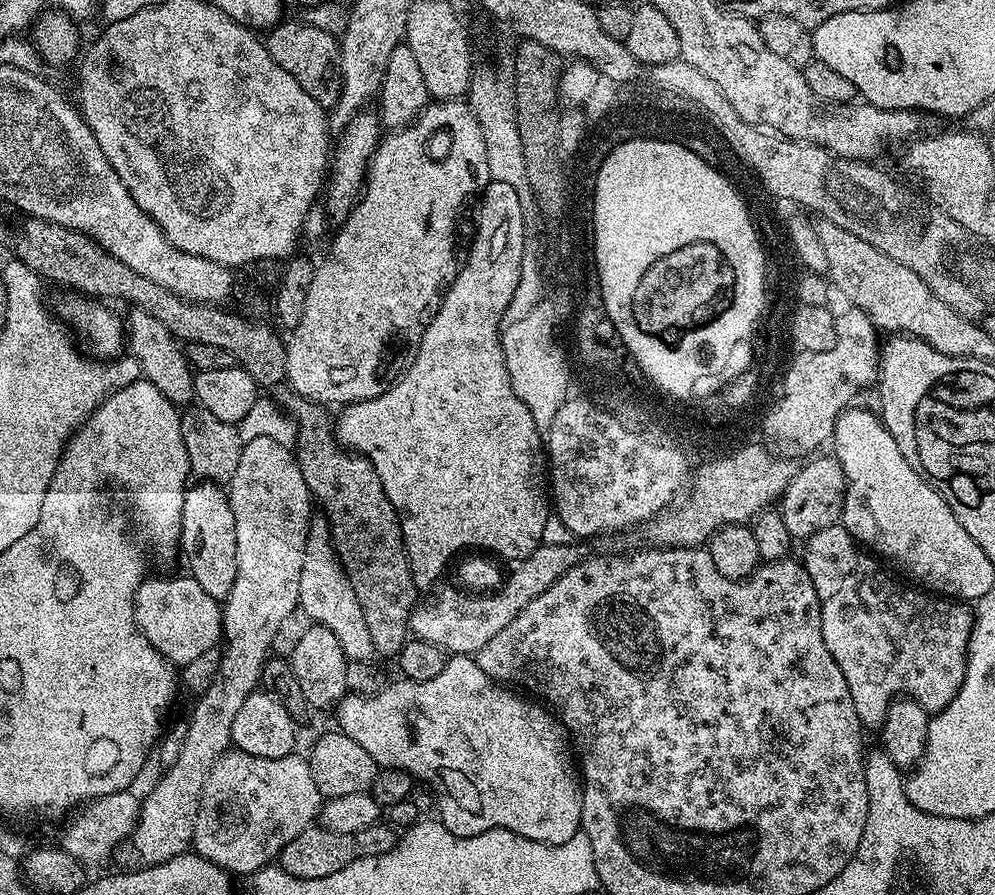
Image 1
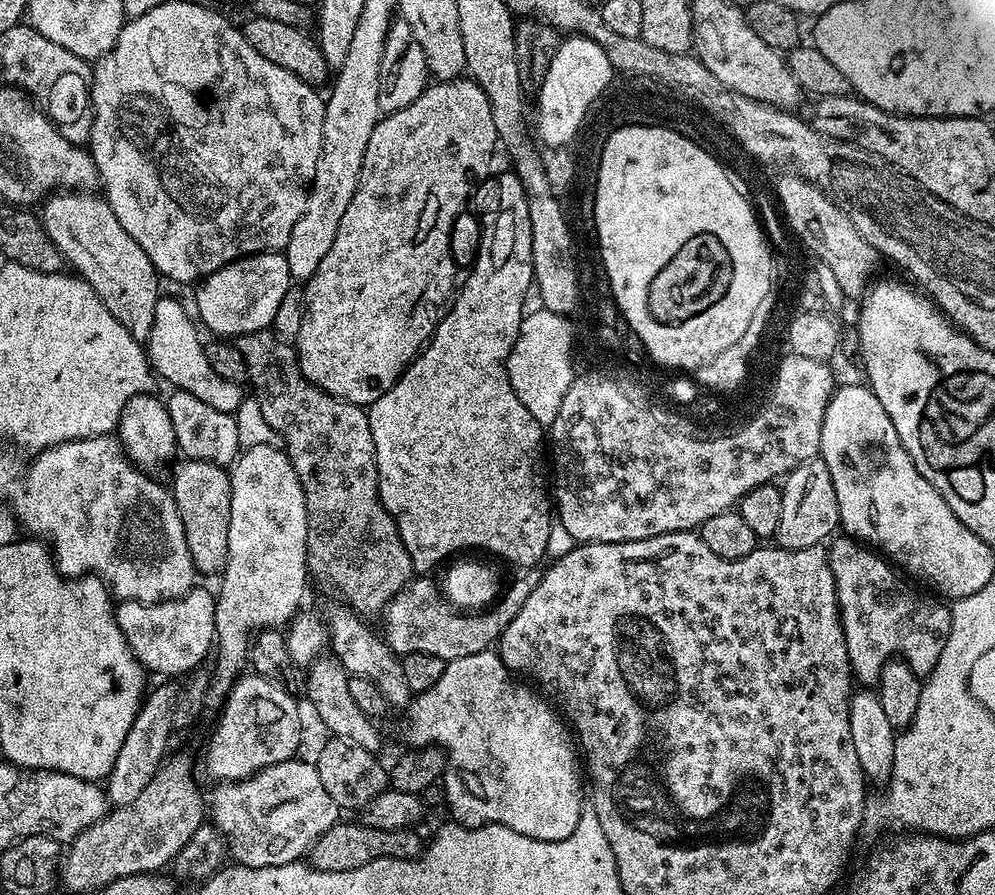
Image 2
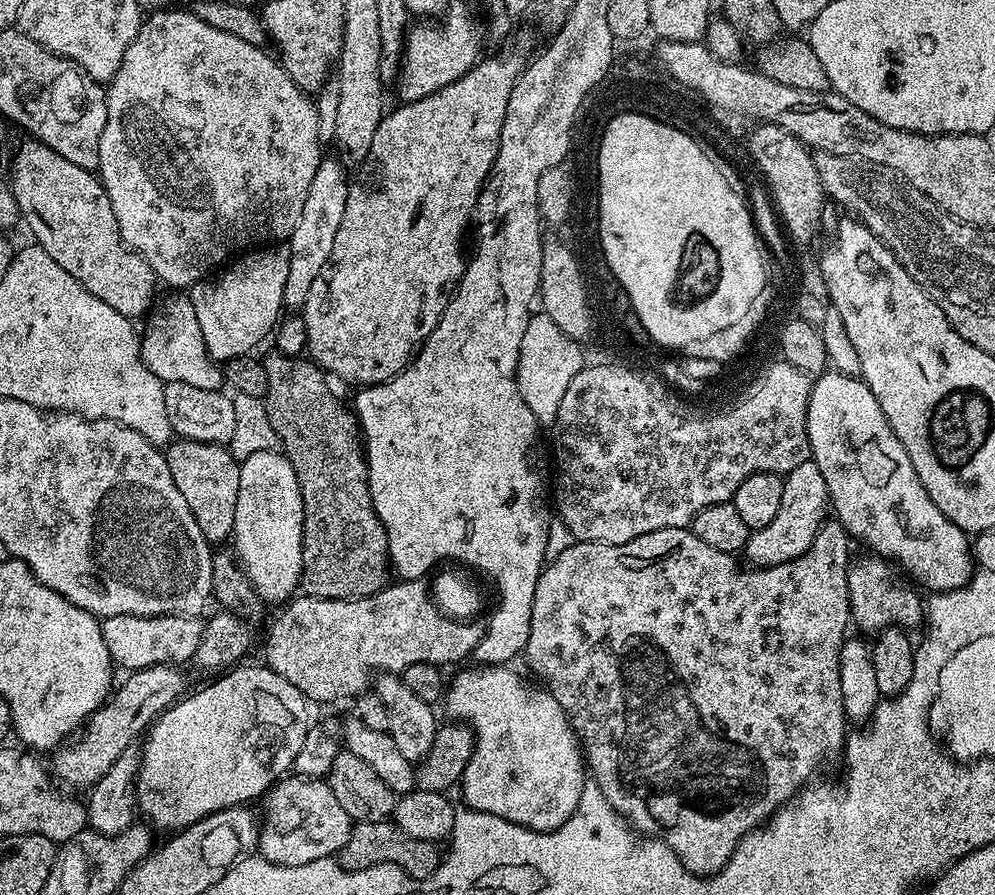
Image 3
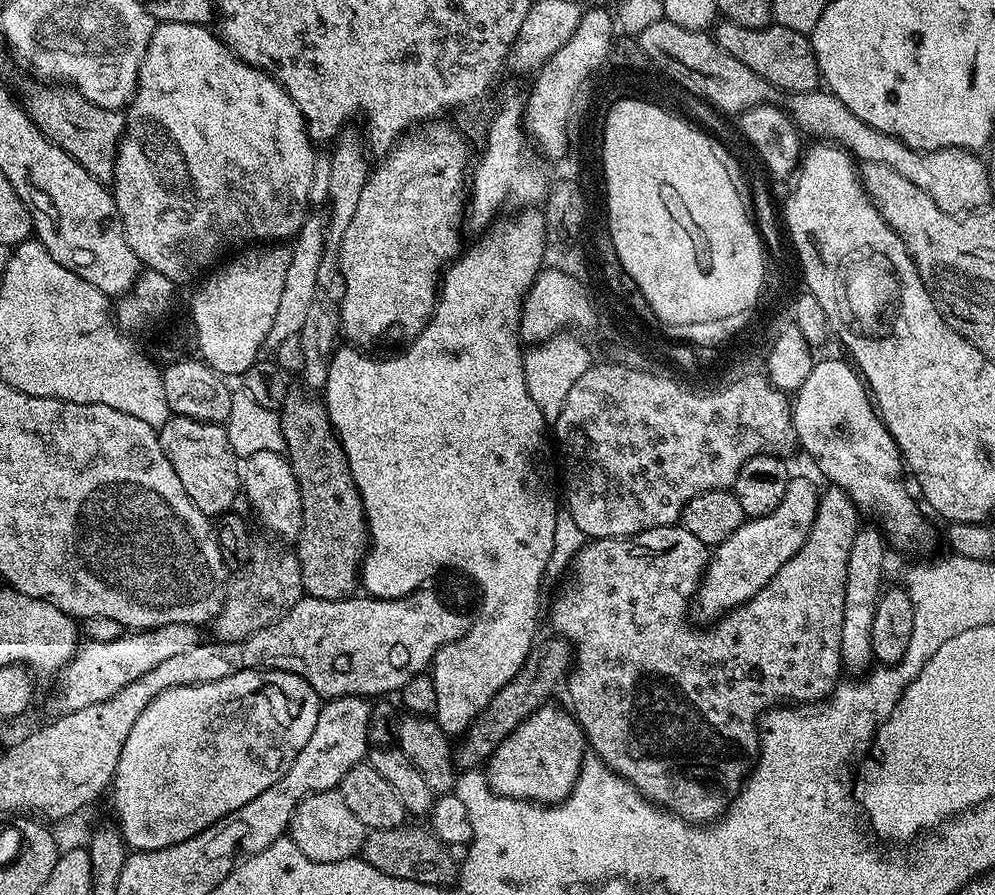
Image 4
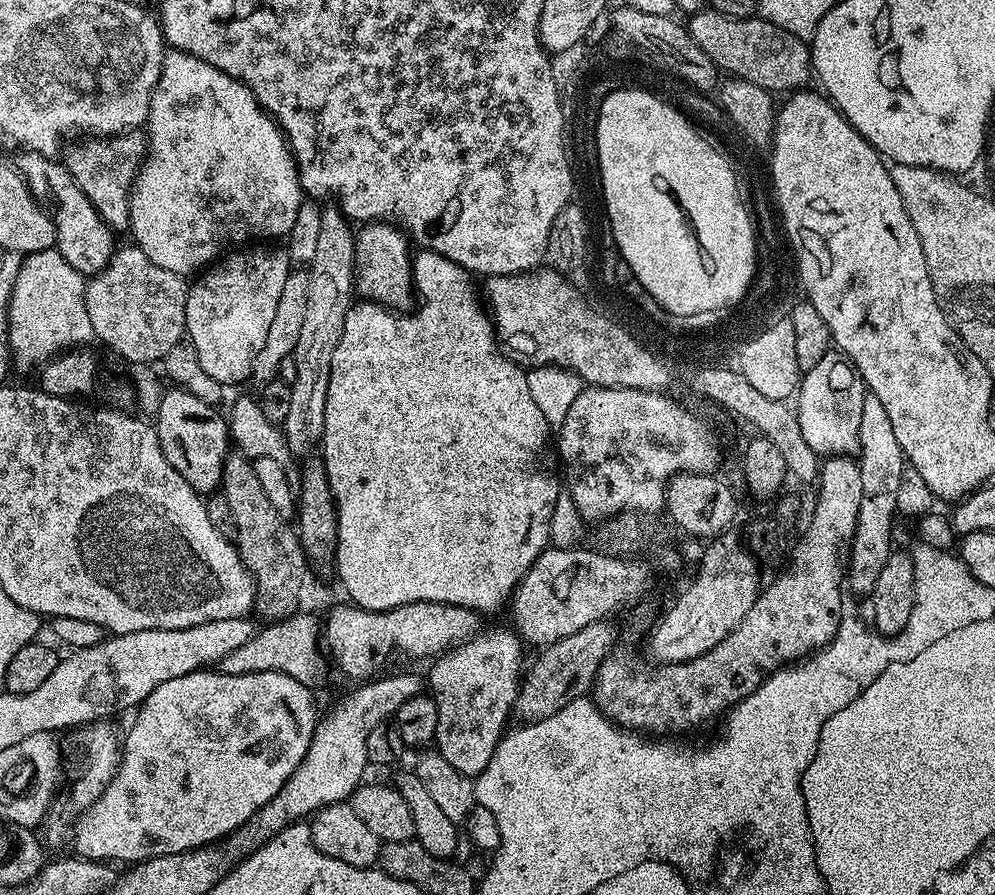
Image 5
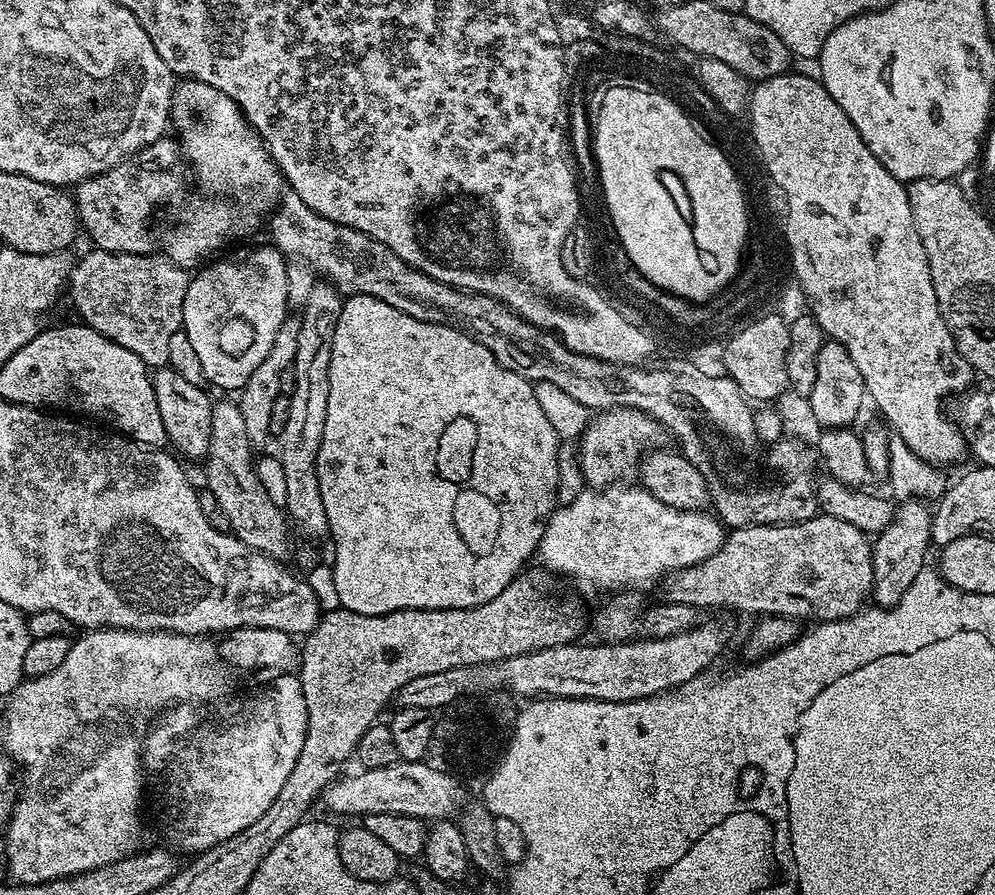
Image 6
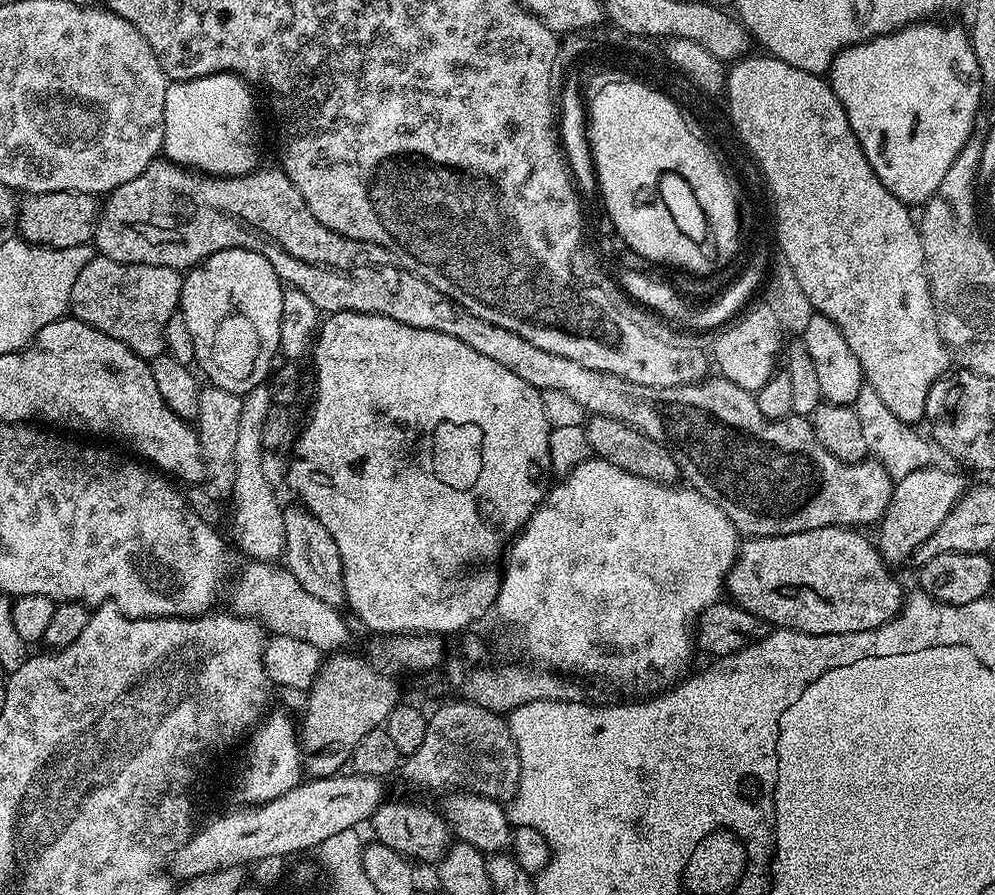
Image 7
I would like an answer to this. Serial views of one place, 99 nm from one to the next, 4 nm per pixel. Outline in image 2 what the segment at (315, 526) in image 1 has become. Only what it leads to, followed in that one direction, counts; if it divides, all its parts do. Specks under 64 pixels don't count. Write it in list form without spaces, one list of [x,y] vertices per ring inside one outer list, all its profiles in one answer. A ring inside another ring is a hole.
[[[339,606],[332,613],[327,613],[326,623],[330,639],[330,652],[340,661],[342,667],[348,671],[349,676],[370,678],[378,690],[382,690],[382,698],[386,698],[389,709],[403,709],[411,701],[413,693],[410,686],[406,686],[406,678],[402,675],[401,657],[392,651],[392,647],[380,635],[367,628],[357,613],[347,606]]]

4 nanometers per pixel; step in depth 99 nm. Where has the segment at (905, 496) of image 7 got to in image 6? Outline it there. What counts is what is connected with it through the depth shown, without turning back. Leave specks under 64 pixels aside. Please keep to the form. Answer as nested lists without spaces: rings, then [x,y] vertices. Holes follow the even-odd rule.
[[[908,498],[895,509],[895,516],[872,544],[872,595],[877,608],[893,608],[902,602],[906,590],[910,590],[910,582],[918,578],[918,574],[926,567],[924,560],[928,556],[932,539],[932,512],[923,499]]]

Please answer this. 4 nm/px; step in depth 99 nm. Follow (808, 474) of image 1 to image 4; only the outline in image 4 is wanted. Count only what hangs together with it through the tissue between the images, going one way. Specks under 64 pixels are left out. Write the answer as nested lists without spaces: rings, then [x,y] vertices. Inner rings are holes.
[[[793,475],[786,486],[786,495],[778,507],[770,510],[765,516],[753,516],[745,519],[738,530],[726,542],[715,545],[708,557],[708,566],[704,569],[704,577],[700,587],[690,604],[690,616],[697,625],[708,626],[745,604],[798,550],[802,550],[802,542],[810,534],[810,526],[814,526],[816,511],[820,505],[820,492],[804,476]]]

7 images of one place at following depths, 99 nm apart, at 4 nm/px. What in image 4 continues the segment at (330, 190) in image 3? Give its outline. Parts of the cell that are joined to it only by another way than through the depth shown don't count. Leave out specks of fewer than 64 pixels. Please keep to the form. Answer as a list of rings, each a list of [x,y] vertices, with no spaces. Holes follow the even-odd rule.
[[[315,214],[309,215],[291,245],[290,266],[286,269],[286,283],[282,286],[282,295],[278,301],[278,311],[274,313],[274,322],[270,334],[266,334],[266,345],[274,350],[286,342],[286,338],[299,336],[302,325],[310,314],[310,306],[318,298],[318,270],[326,259],[326,224]]]

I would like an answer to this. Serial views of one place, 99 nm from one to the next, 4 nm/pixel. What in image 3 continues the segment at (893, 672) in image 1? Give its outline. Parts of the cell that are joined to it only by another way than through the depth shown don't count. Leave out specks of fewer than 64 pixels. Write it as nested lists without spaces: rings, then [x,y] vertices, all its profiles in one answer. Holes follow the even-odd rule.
[[[875,554],[864,555],[868,556],[862,557],[861,560],[853,559],[848,565],[851,623],[855,627],[857,624],[861,628],[859,629],[861,633],[869,632],[869,634],[893,626],[905,630],[913,630],[912,628],[916,627],[919,629],[926,620],[926,604],[922,596],[920,600],[921,593],[903,575],[898,574],[897,569],[889,561]]]

